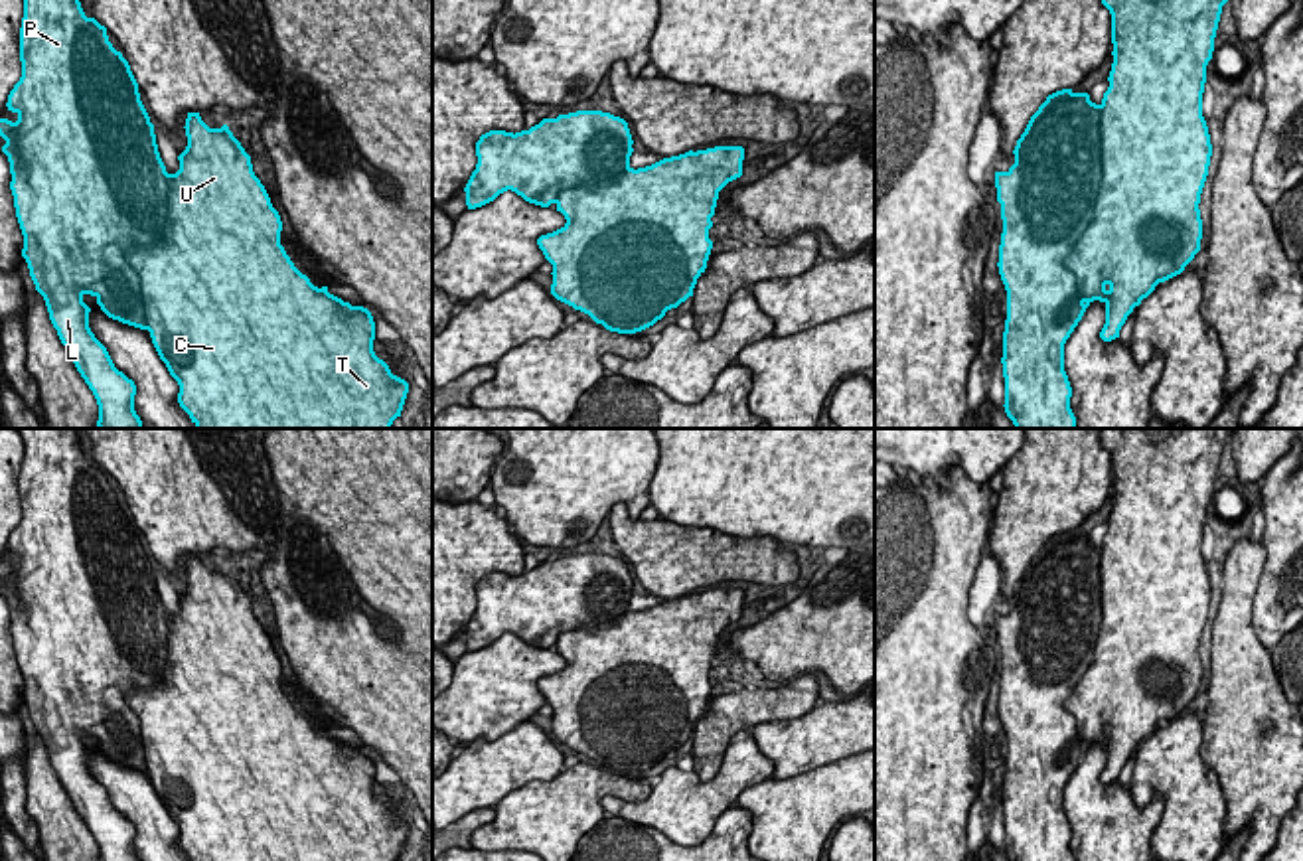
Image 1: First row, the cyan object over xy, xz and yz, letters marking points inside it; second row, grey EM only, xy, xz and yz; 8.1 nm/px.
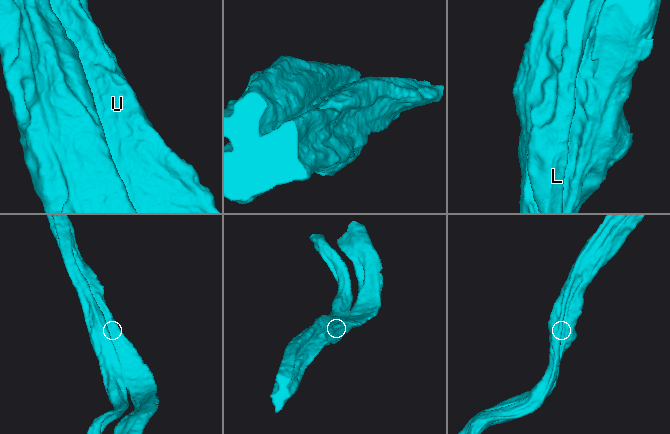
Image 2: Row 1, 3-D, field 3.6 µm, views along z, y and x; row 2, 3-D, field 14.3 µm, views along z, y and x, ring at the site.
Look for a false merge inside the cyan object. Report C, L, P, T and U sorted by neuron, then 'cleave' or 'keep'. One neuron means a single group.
C T U / L P | cleave

